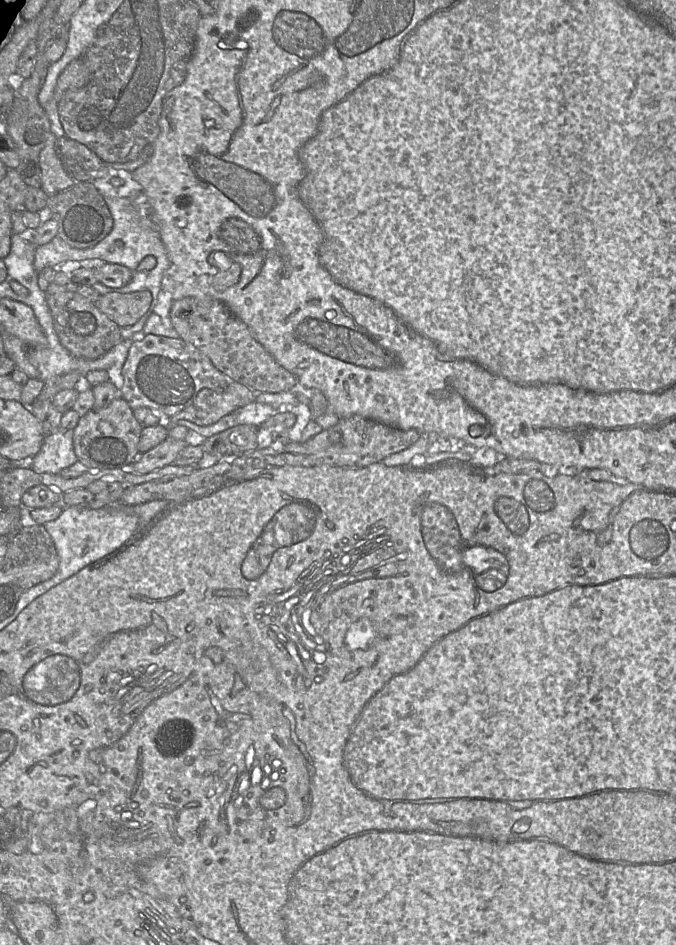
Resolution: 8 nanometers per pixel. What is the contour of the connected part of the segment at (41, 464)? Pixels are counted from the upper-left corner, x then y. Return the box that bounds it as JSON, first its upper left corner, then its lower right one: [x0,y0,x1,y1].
[29,428,77,474]

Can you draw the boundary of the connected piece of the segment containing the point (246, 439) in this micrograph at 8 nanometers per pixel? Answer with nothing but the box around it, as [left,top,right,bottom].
[202,425,258,458]

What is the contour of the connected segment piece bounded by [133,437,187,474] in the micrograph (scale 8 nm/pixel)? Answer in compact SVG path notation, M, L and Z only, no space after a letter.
M168 437L165 441L138 455L133 462L133 472L145 474L173 464L178 453L186 446L184 440Z

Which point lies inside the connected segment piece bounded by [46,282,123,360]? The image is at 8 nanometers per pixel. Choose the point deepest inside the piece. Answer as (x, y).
(87, 333)

